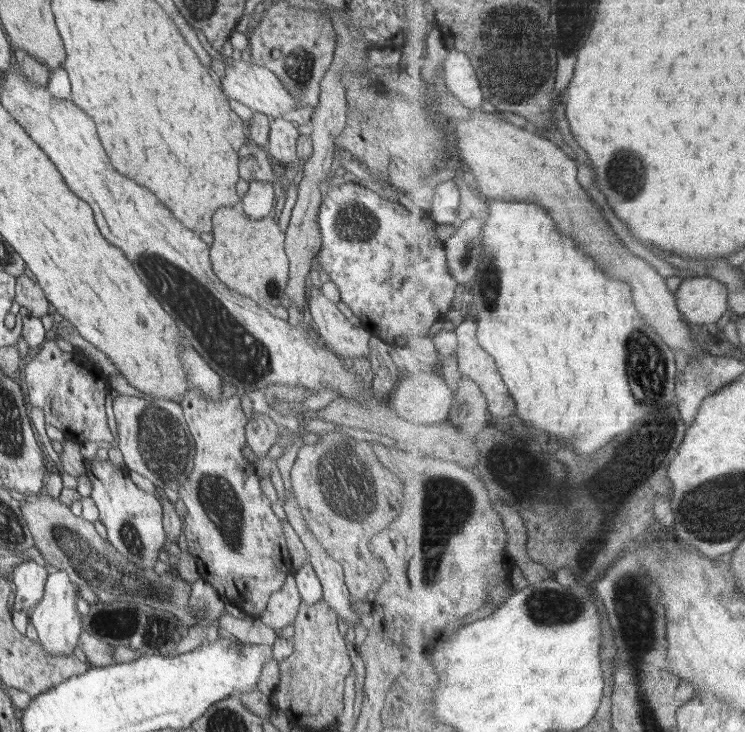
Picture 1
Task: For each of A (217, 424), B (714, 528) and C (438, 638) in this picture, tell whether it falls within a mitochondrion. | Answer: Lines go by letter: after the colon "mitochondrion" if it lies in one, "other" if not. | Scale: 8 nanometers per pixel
A: other
B: mitochondrion
C: other

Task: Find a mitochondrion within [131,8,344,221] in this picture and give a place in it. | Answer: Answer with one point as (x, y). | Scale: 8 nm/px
(300, 66)

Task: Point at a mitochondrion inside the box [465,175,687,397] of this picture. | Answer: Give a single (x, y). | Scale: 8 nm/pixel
(490, 285)

